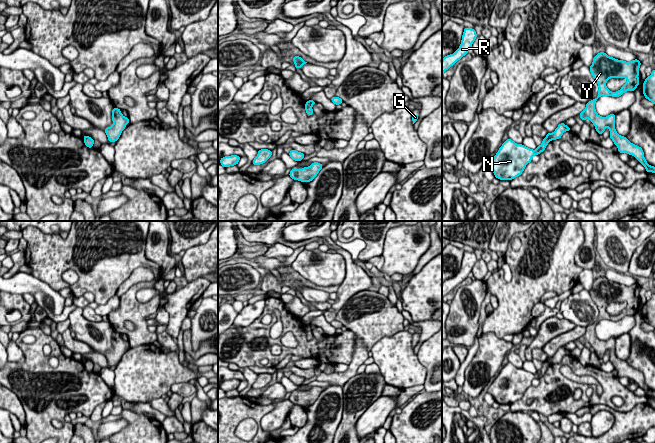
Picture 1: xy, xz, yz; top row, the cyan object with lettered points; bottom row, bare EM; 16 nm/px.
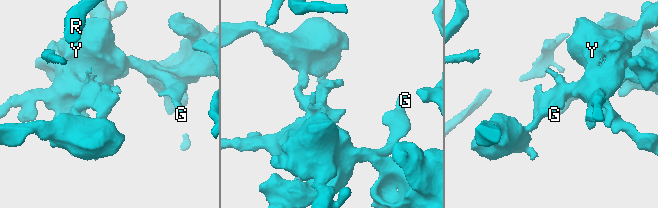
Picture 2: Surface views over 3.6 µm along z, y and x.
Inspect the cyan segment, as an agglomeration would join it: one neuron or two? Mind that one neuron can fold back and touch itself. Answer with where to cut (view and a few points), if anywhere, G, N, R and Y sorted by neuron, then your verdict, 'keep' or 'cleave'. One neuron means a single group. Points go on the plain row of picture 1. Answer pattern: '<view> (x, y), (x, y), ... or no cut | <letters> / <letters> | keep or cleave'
yz (546, 360), (550, 364) | G Y / N R | cleave

